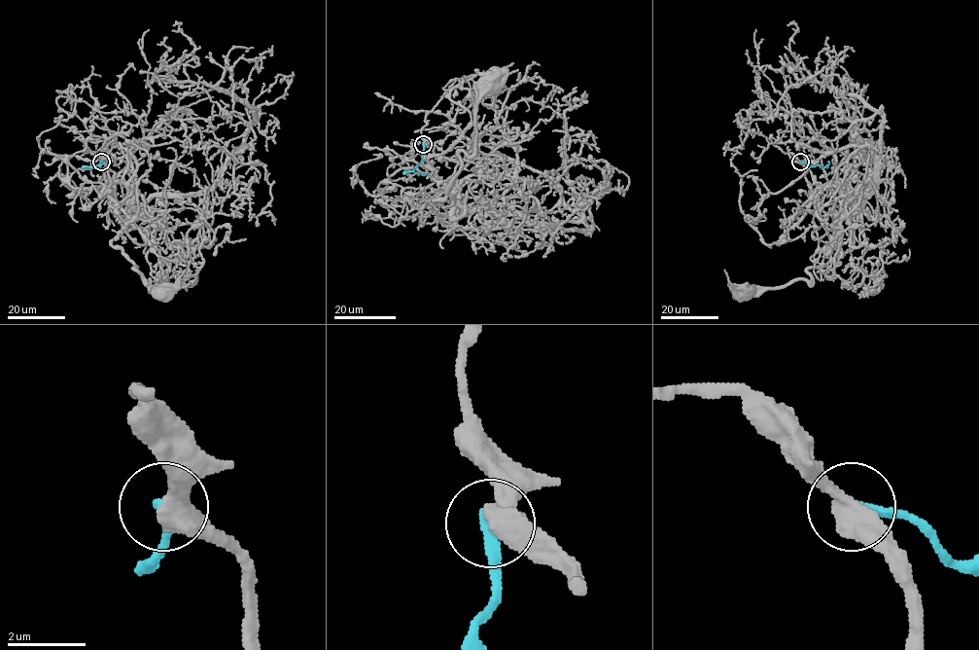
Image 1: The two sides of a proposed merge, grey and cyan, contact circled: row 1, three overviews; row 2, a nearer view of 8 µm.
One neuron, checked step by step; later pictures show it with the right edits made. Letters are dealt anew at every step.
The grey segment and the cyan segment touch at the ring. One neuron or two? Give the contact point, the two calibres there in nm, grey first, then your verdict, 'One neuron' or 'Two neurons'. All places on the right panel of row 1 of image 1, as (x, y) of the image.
Place: (800, 162). Thickness 500 nm (grey) against 280 nm. Two neurons

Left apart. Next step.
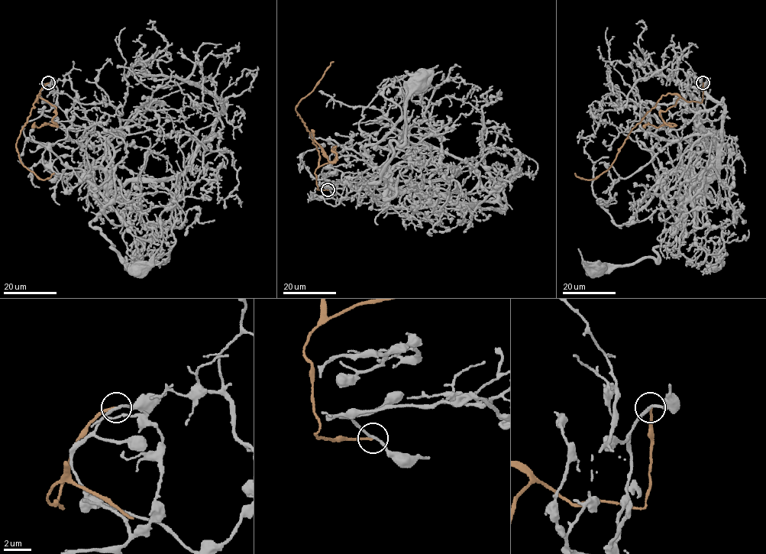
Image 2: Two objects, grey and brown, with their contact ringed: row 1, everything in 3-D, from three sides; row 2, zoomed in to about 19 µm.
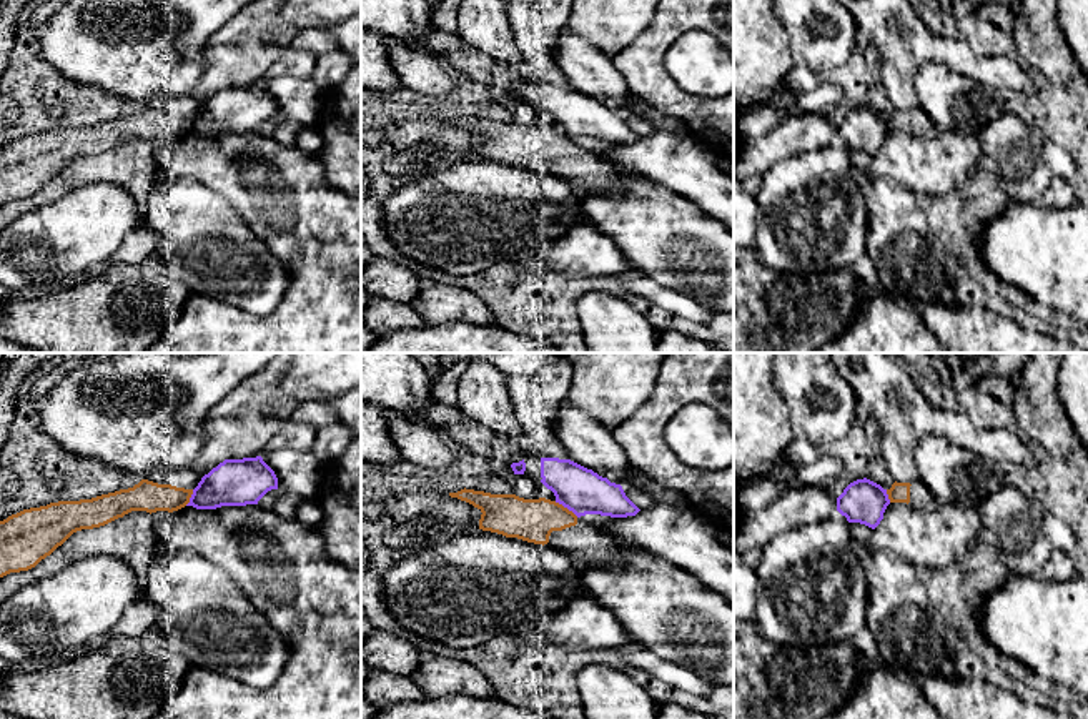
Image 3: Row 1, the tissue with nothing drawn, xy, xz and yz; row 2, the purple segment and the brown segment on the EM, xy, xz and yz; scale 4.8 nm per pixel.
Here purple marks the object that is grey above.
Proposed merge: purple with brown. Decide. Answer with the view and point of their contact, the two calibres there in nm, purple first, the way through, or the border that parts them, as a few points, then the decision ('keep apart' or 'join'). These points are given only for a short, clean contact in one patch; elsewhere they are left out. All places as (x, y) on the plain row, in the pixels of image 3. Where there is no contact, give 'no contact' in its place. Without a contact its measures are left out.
contact xz (566, 133); calibres 220 and 200 nm; keep apart

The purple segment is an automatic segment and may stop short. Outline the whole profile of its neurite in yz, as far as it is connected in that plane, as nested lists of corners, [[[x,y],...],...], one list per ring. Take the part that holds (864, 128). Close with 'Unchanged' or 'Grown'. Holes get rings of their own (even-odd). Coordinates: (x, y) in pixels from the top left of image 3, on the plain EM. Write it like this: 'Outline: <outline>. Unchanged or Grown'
Outline: [[[867,105],[850,110],[837,125],[837,138],[848,150],[860,150],[872,156],[880,151],[888,131],[887,117]]]. Unchanged

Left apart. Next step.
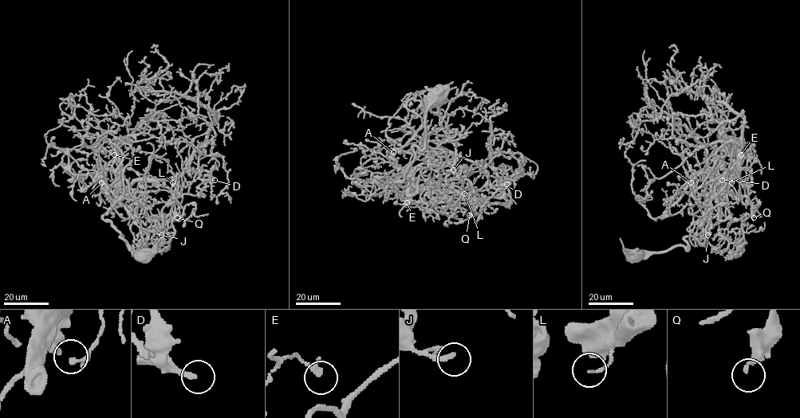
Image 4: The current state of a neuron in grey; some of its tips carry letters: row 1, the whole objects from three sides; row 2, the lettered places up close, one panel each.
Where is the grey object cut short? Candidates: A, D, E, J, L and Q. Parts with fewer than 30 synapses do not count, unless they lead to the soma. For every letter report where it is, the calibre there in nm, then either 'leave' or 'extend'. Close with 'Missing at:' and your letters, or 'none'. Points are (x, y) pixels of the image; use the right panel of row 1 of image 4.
A: (691, 182) | 100 nm | leave
D: (722, 180) | 220 nm | extend
E: (741, 154) | 170 nm | leave
J: (707, 235) | 240 nm | leave
L: (731, 182) | 110 nm | leave
Q: (754, 217) | 190 nm | leave
Missing at: D

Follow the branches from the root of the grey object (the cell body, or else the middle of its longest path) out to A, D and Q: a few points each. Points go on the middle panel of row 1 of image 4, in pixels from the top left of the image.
A: (436, 95), (427, 110), (425, 146), (413, 146), (413, 162), (403, 179), (395, 181), (409, 181), (393, 152)
D: (436, 95), (427, 110), (425, 146), (413, 146), (413, 162), (395, 181), (448, 185), (482, 205), (506, 184)
Q: (436, 95), (427, 110), (425, 146), (413, 146), (413, 162), (395, 181), (453, 187), (471, 201), (469, 215)

